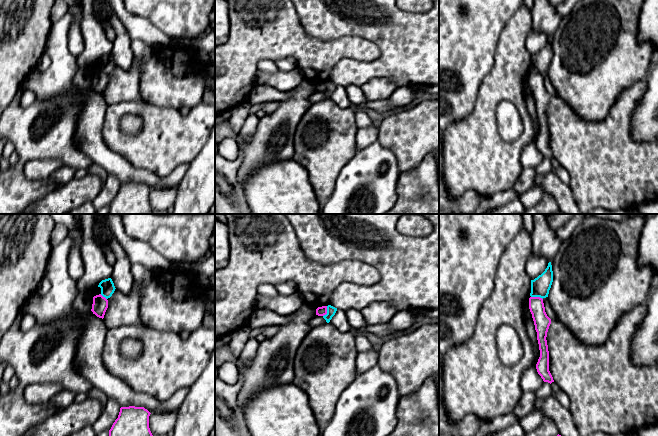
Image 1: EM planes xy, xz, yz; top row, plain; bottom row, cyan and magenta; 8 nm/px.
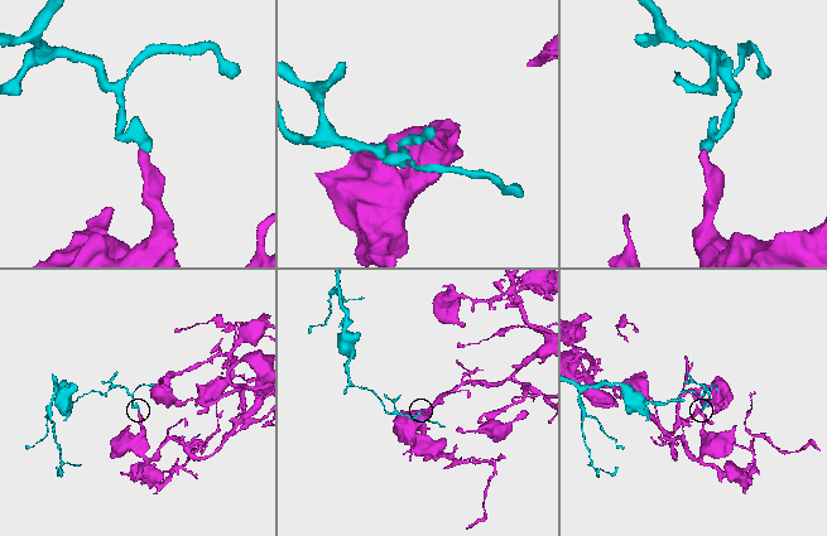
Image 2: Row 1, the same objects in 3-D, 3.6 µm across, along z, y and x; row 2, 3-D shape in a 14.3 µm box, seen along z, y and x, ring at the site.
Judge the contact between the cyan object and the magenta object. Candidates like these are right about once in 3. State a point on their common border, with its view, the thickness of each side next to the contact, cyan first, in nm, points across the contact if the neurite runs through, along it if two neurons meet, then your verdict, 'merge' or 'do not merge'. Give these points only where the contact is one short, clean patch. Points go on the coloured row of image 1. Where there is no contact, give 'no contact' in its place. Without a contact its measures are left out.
meets cyan in yz at (537, 296); 160 nm thick on the cyan side, 130 nm on the other; border along yz (531, 296), (539, 296), (542, 299); do not merge

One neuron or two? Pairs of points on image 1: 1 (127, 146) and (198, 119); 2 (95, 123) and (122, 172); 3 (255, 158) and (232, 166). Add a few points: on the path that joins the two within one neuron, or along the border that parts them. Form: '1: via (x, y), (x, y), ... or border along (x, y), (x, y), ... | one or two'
1: via (145, 146), (161, 146), (168, 139), (180, 137) | one
2: via (95, 135), (95, 145), (110, 160) | one
3: border along (248, 141), (242, 147), (237, 172), (241, 186) | two

